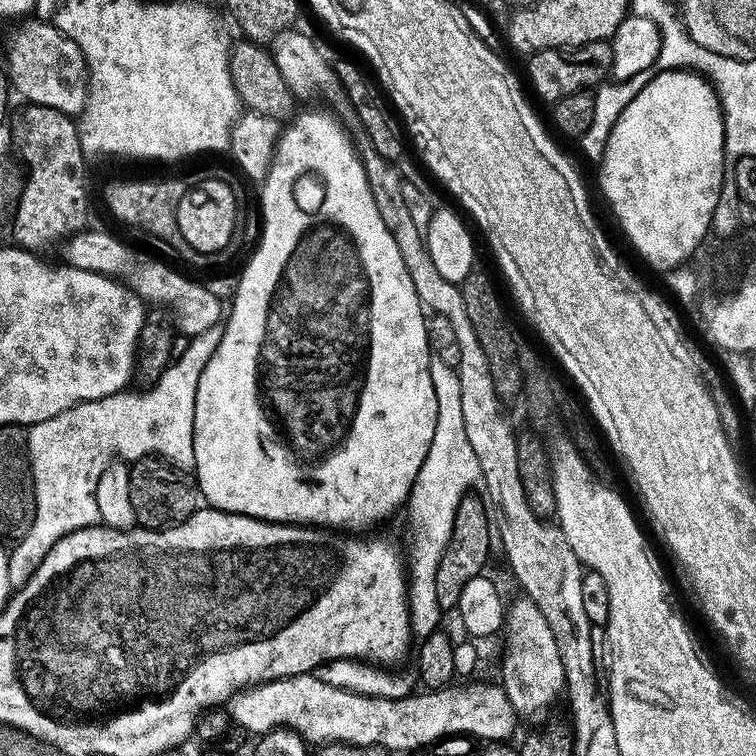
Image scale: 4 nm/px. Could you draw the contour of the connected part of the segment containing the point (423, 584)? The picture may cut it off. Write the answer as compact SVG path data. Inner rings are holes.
M437 354L429 357L430 376L434 385L438 410L435 416L434 436L430 449L412 485L415 510L410 518L410 538L408 540L408 604L410 627L415 639L423 640L439 629L440 616L444 610L436 596L436 574L441 564L445 548L451 540L452 519L459 500L467 495L472 484L481 481L481 466L474 454L474 448L466 437L463 421L461 383L456 371Z

